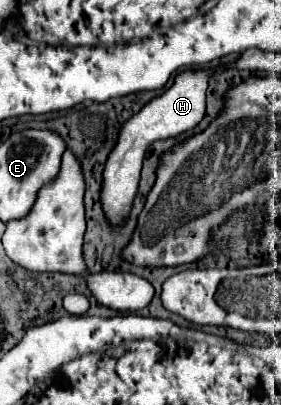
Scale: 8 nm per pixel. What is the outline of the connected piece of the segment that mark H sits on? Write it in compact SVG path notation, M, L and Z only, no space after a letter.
M204 68L204 70L186 70L180 72L174 84L154 100L150 100L138 114L134 114L120 130L118 142L108 154L104 172L102 172L102 190L100 190L100 204L110 226L122 226L132 210L132 202L138 194L140 184L140 170L146 148L168 136L178 136L182 132L192 130L204 118L204 102L206 102L206 88L210 78L218 72L218 68Z

